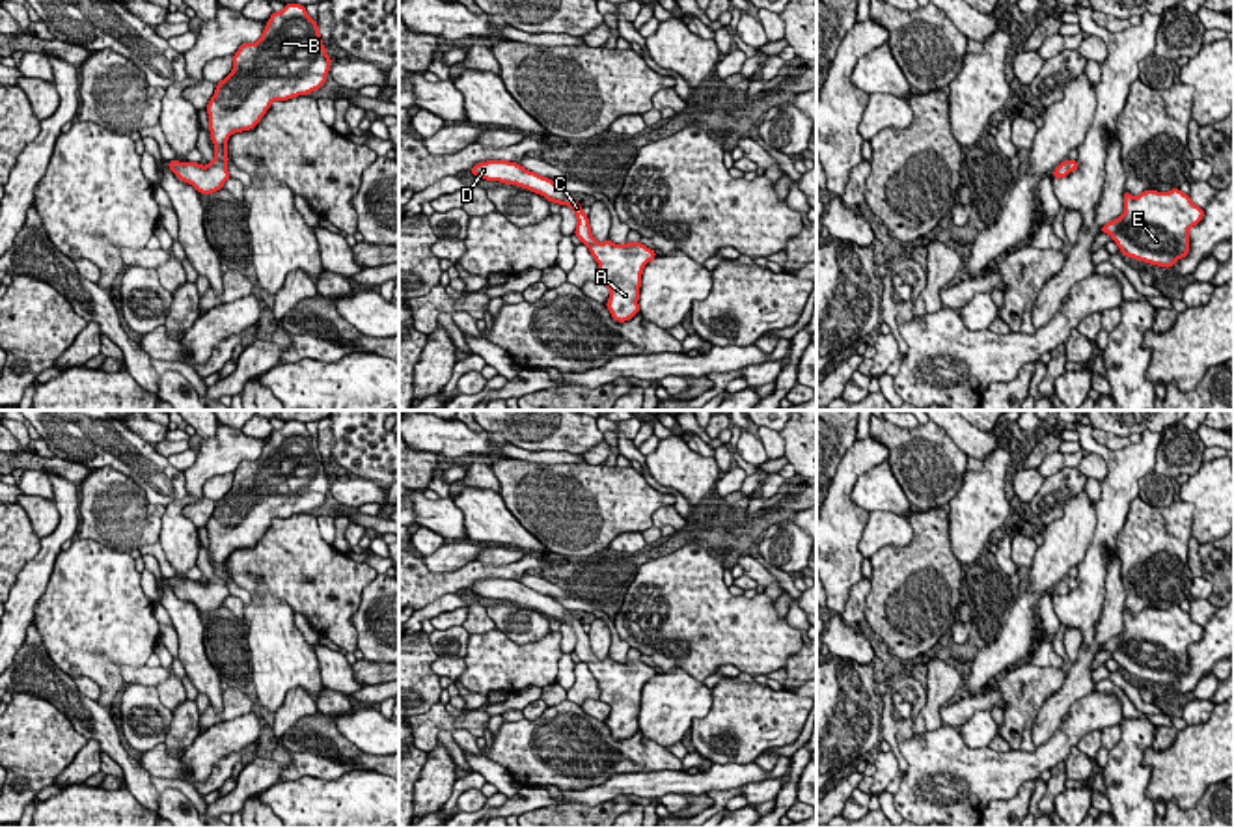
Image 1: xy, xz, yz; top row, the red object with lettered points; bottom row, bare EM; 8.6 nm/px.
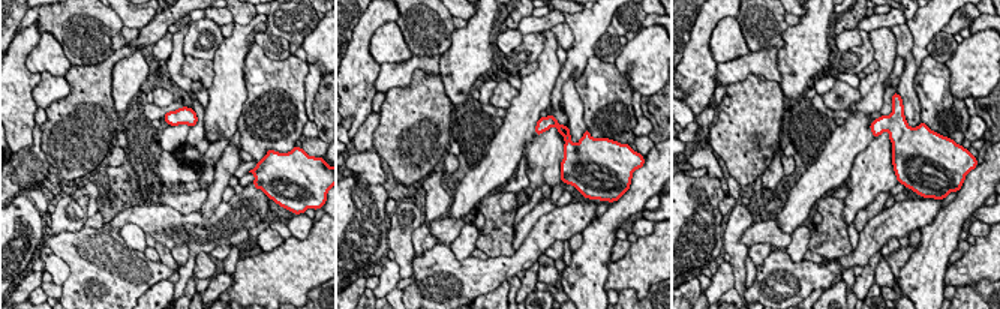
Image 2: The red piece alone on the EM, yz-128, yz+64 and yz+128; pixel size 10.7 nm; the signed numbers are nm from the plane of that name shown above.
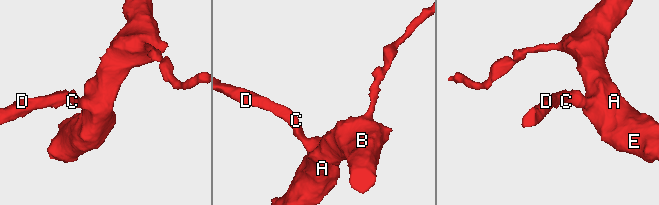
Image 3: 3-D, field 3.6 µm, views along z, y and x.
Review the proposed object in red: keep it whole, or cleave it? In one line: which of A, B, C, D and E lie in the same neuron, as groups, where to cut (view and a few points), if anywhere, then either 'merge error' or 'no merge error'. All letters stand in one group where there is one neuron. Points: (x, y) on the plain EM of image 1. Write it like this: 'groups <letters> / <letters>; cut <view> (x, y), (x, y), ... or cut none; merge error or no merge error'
groups A B C D E; cut none; no merge error

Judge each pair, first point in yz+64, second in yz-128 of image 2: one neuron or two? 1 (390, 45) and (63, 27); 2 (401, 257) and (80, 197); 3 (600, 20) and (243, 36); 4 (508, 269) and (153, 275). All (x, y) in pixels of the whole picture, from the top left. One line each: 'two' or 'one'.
1: two
2: one
3: one
4: one

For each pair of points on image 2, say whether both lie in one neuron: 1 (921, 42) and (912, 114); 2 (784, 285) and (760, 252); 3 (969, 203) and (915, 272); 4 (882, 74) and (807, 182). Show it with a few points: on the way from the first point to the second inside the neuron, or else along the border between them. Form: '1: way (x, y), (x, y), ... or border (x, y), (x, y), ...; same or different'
1: border (910, 33), (912, 57), (918, 69); different
2: border (772, 249), (756, 266); different
3: way (952, 219), (931, 255); same
4: way (871, 101), (859, 113), (855, 134), (834, 156); same

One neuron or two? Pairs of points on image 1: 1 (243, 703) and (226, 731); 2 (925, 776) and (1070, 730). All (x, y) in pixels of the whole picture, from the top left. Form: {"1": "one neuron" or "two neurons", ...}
{"1": "two neurons", "2": "one neuron"}

